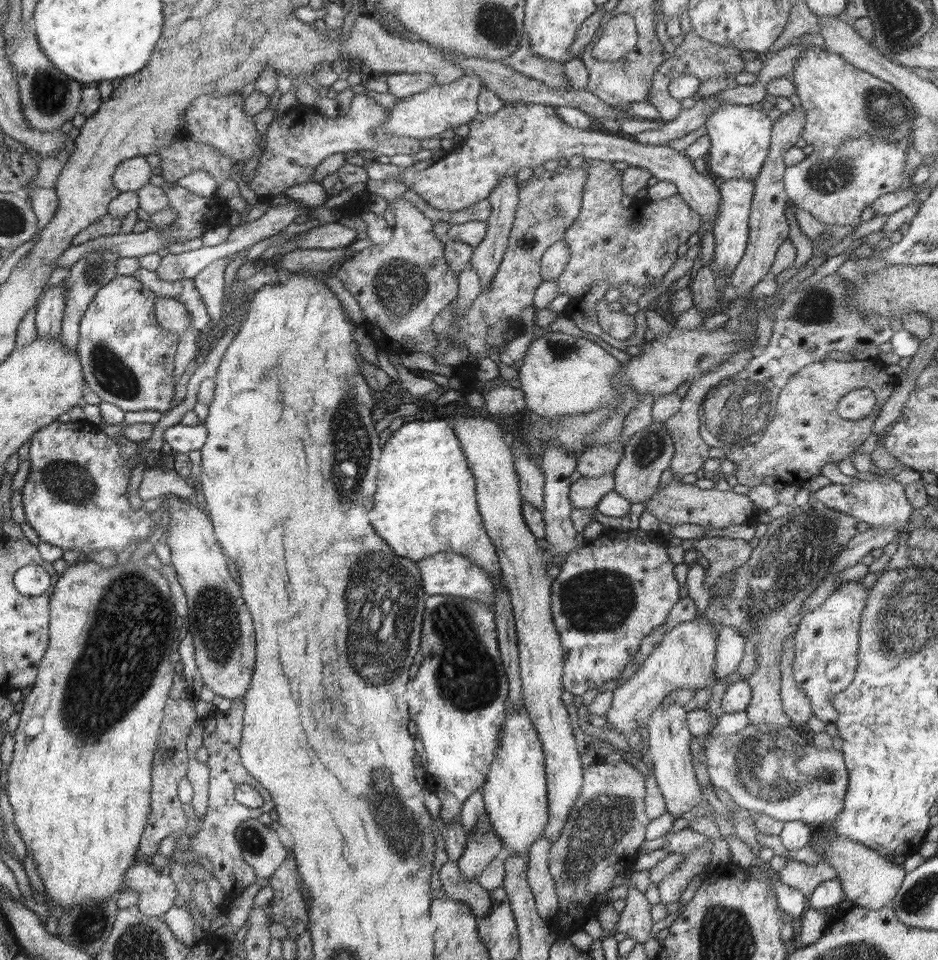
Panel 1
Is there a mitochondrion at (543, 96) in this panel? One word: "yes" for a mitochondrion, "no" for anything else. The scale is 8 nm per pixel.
no

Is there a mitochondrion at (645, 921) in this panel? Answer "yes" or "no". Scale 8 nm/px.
no

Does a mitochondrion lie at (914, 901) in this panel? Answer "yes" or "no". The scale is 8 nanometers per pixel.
yes

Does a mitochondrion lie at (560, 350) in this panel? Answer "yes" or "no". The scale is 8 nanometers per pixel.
yes

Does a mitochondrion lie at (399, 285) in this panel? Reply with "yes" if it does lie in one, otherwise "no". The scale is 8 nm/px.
yes

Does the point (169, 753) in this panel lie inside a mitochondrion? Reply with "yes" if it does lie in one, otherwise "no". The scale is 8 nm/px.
yes

